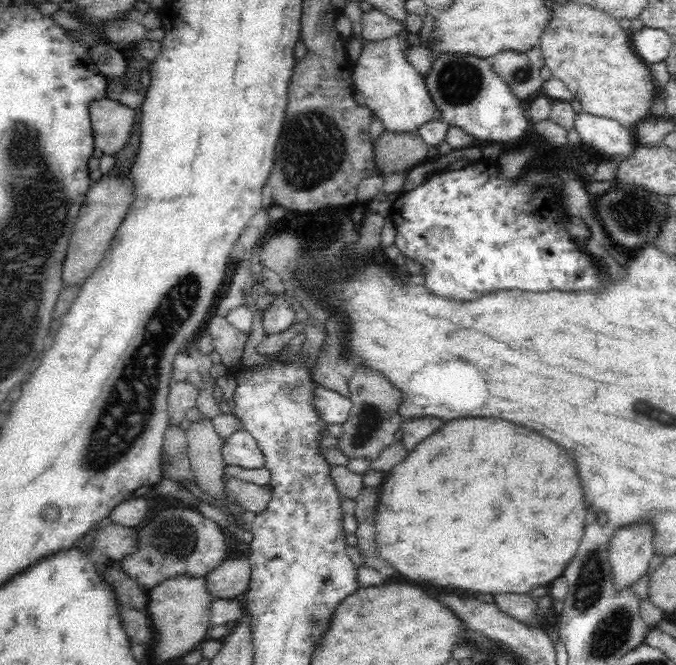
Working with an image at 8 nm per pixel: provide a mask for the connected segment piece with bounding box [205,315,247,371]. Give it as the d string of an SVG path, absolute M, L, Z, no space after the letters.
M218 315L214 316L205 328L212 335L216 360L228 371L236 364L240 364L247 335L234 328L226 317Z

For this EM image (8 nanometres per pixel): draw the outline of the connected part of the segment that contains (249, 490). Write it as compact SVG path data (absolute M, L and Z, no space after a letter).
M230 477L226 482L226 498L238 503L242 509L248 509L250 515L260 513L268 506L271 498L269 485L258 486L250 482Z

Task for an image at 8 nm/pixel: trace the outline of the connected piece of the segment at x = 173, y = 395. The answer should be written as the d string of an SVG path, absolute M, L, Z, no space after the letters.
M171 381L167 398L169 424L179 426L180 422L184 420L187 410L196 407L199 392L200 390L187 381Z

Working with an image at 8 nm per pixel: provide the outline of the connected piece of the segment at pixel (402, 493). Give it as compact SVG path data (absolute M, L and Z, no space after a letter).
M460 418L460 420L454 420L454 422L448 422L444 424L436 434L432 434L432 438L424 440L420 446L416 446L416 450L412 450L412 454L407 454L408 458L404 462L399 462L395 467L392 467L390 471L386 472L383 483L381 484L378 495L379 501L377 502L377 511L375 514L375 537L376 537L376 554L382 560L394 566L409 584L418 584L418 586L432 586L432 588L442 588L442 590L448 590L448 592L468 592L468 594L524 594L530 592L533 588L538 586L548 586L552 580L556 577L562 576L565 566L574 558L576 554L576 546L580 544L580 534L583 536L584 532L584 516L586 516L586 510L584 510L584 502L580 502L583 498L580 498L581 484L580 480L576 478L576 466L572 466L572 458L568 458L568 452L564 448L560 448L558 444L554 444L552 440L524 428L524 426L518 426L518 424L512 424L512 422L504 422L504 420L498 420L498 422L492 422L492 418Z

